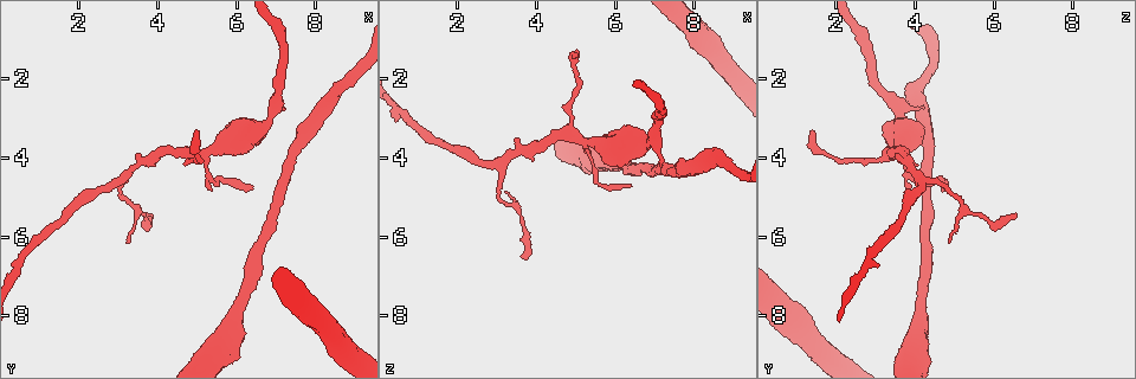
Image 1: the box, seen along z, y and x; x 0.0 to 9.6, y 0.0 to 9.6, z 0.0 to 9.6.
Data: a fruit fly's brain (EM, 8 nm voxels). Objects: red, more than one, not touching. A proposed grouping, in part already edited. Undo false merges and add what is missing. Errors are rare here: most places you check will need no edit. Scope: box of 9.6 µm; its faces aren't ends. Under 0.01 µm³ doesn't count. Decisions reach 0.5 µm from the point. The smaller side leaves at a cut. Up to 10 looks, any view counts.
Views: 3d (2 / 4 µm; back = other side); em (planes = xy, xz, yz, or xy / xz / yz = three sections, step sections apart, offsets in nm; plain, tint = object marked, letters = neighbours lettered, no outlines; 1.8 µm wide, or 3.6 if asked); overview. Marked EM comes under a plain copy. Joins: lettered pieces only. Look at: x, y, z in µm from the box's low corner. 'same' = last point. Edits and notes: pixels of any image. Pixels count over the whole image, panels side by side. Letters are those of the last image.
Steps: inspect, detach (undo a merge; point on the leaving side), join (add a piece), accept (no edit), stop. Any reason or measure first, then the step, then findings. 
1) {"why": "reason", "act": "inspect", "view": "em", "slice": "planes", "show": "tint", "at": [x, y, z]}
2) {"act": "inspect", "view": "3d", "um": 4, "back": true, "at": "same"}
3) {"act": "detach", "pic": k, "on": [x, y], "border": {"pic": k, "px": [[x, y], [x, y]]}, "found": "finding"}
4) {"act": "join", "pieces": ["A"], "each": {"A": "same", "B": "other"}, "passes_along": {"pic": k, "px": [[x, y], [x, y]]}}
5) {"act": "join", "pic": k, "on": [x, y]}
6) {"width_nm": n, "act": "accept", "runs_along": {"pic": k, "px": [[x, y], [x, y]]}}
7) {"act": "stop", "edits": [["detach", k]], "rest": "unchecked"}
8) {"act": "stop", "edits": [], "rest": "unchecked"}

{"why": "a fork", "act": "inspect", "view": "3d", "um": 2, "at": [3.15, 4.45, 4.05]}

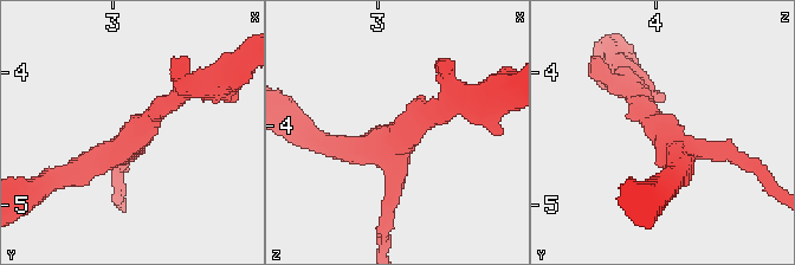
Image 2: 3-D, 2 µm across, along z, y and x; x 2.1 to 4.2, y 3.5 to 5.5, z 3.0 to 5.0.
{"arms": 3, "why": "now the EM", "act": "inspect", "view": "em", "slice": "planes", "show": "letters", "at": [3.14, 4.50, 4.10]}

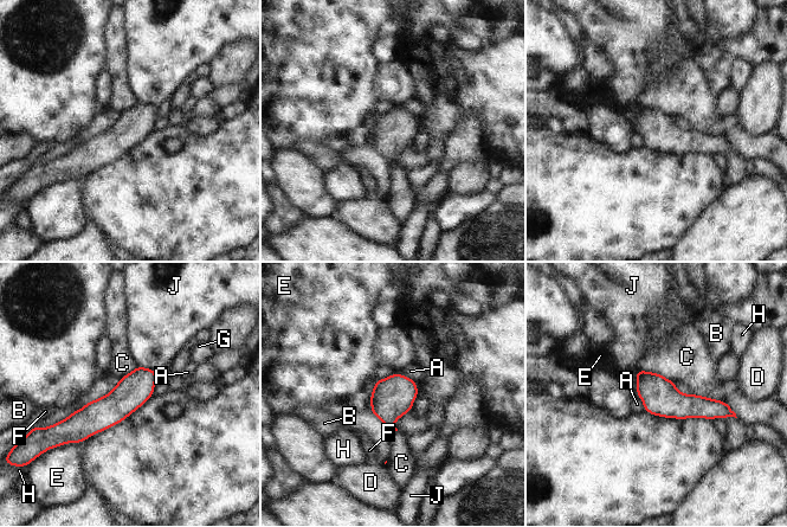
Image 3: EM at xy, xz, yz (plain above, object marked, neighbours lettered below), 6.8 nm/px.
{"act": "accept", "each": {"A": "other", "B": "other", "C": "other", "D": "other", "E": "other", "F": "other", "G": "other", "H": "other", "J": "other"}, "found": "all the same cell"}

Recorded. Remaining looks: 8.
{"why": "thin neck", "act": "inspect", "view": "em", "um": 3.6, "slice": "planes", "show": "tint", "at": [4.85, 3.90, 3.40]}

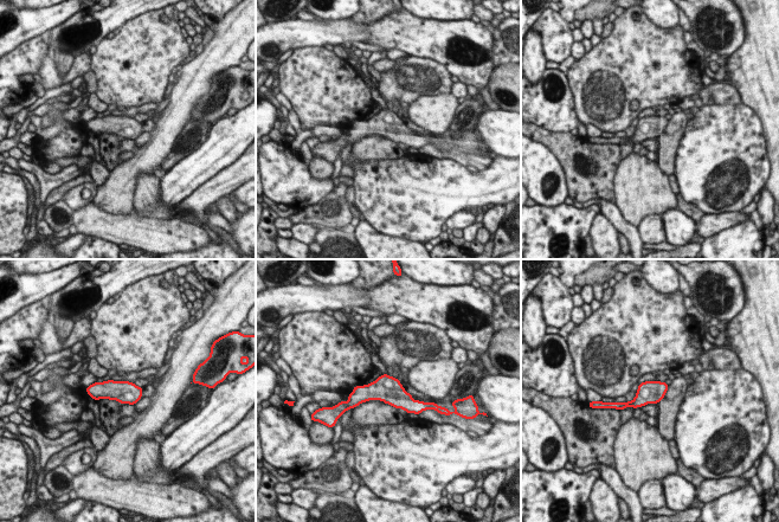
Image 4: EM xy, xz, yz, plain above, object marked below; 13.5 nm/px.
{"act": "inspect", "view": "em", "um": 3.6, "slice": "planes", "show": "letters", "at": "same"}

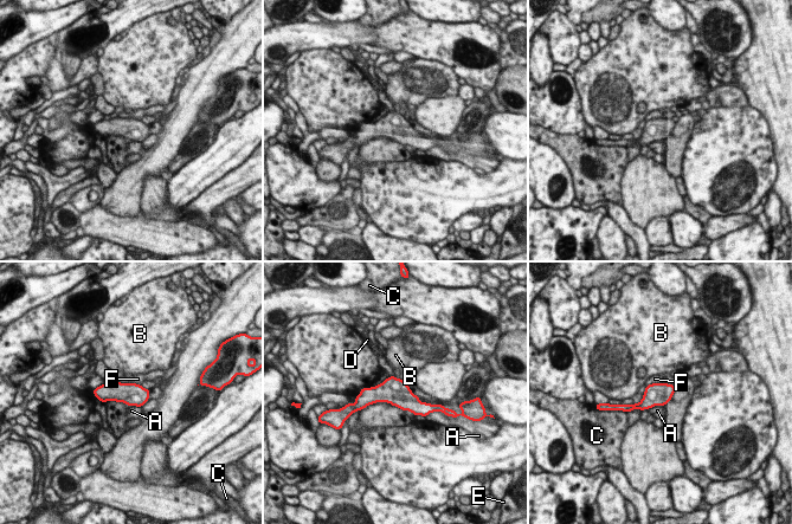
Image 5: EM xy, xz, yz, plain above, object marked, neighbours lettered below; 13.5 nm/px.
{"width_nm": 320, "act": "accept", "each": {"A": "other", "B": "other", "C": "other", "D": "other", "E": "other", "F": "other"}, "border": {"pic": 5, "px": [[663, 405], [656, 405], [649, 409]]}, "found": "continuous, no second cell"}

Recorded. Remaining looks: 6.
{"why": "tapers out", "act": "inspect", "view": "3d", "um": 4, "at": [6.40, 4.75, 4.75]}

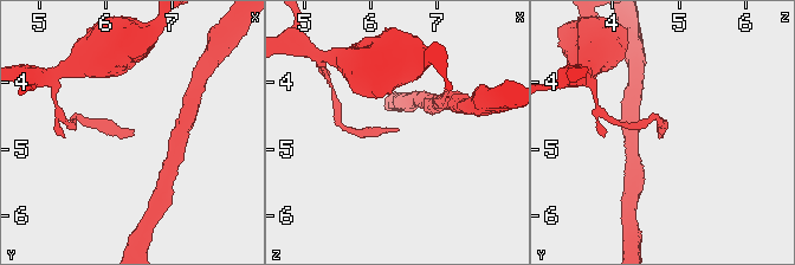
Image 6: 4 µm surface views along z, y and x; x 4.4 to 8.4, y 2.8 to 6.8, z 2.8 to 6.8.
{"act": "inspect", "view": "em", "slice": "planes", "show": "letters", "at": [6.40, 4.75, 4.65]}

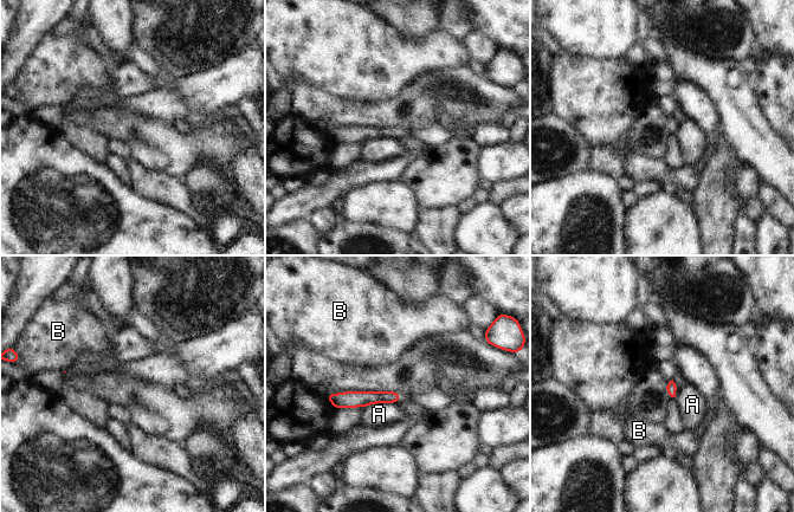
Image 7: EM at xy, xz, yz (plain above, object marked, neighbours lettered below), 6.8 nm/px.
{"longest_contact_nm": ["A", 240], "act": "accept", "each": {"A": "other", "B": "other"}, "border": {"pic": 7, "px": [[396, 401], [374, 402], [362, 408]]}, "found": "no lettered piece goes on from it"}

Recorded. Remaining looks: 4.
{"why": "thin end", "act": "inspect", "view": "3d", "um": 4, "at": [5.00, 3.30, 1.35]}

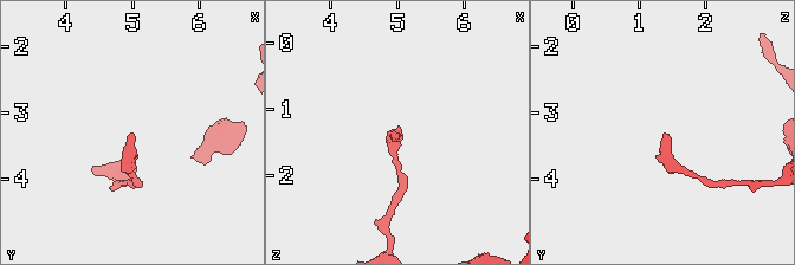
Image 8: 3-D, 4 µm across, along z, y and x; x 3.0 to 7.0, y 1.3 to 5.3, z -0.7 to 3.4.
{"why": "shape alone is not enough", "act": "inspect", "view": "em", "slice": "xz", "step": 4, "show": "letters", "at": [5.05, 3.35, 1.35]}

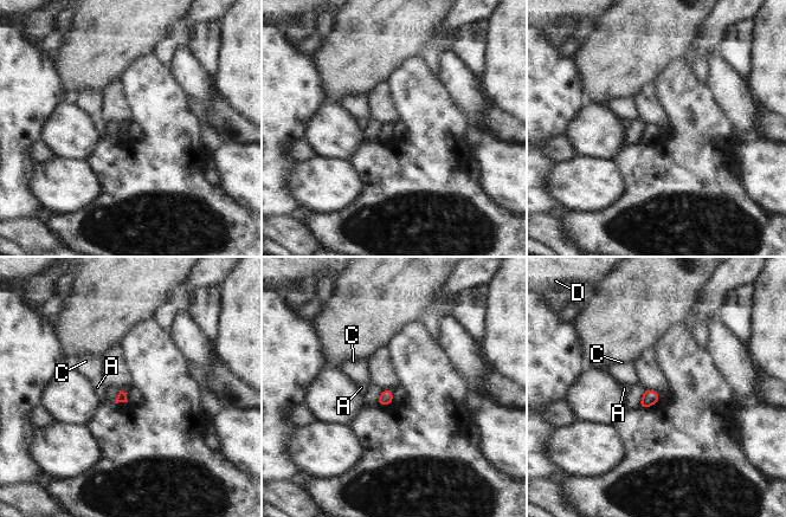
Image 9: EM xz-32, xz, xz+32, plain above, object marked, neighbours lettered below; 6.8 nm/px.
{"act": "inspect", "view": "em", "slice": "planes", "show": "letters", "at": "same"}

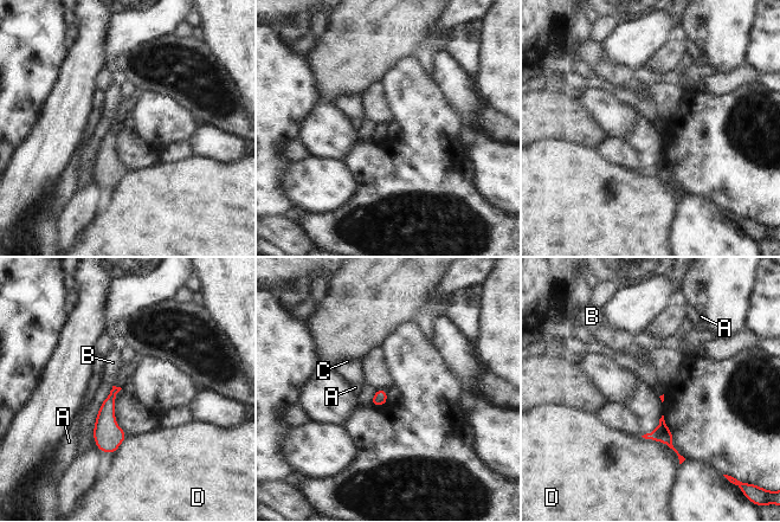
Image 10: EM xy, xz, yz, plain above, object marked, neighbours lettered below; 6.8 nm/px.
{"act": "accept", "each": {"A": "other", "B": "other", "C": "other", "D": "other"}, "border": {"pic": 10, "px": [[110, 391], [95, 419]]}, "found": "no lettered piece goes on from it"}

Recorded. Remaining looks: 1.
{"act": "stop", "edits": [], "rest": "unchecked"}

